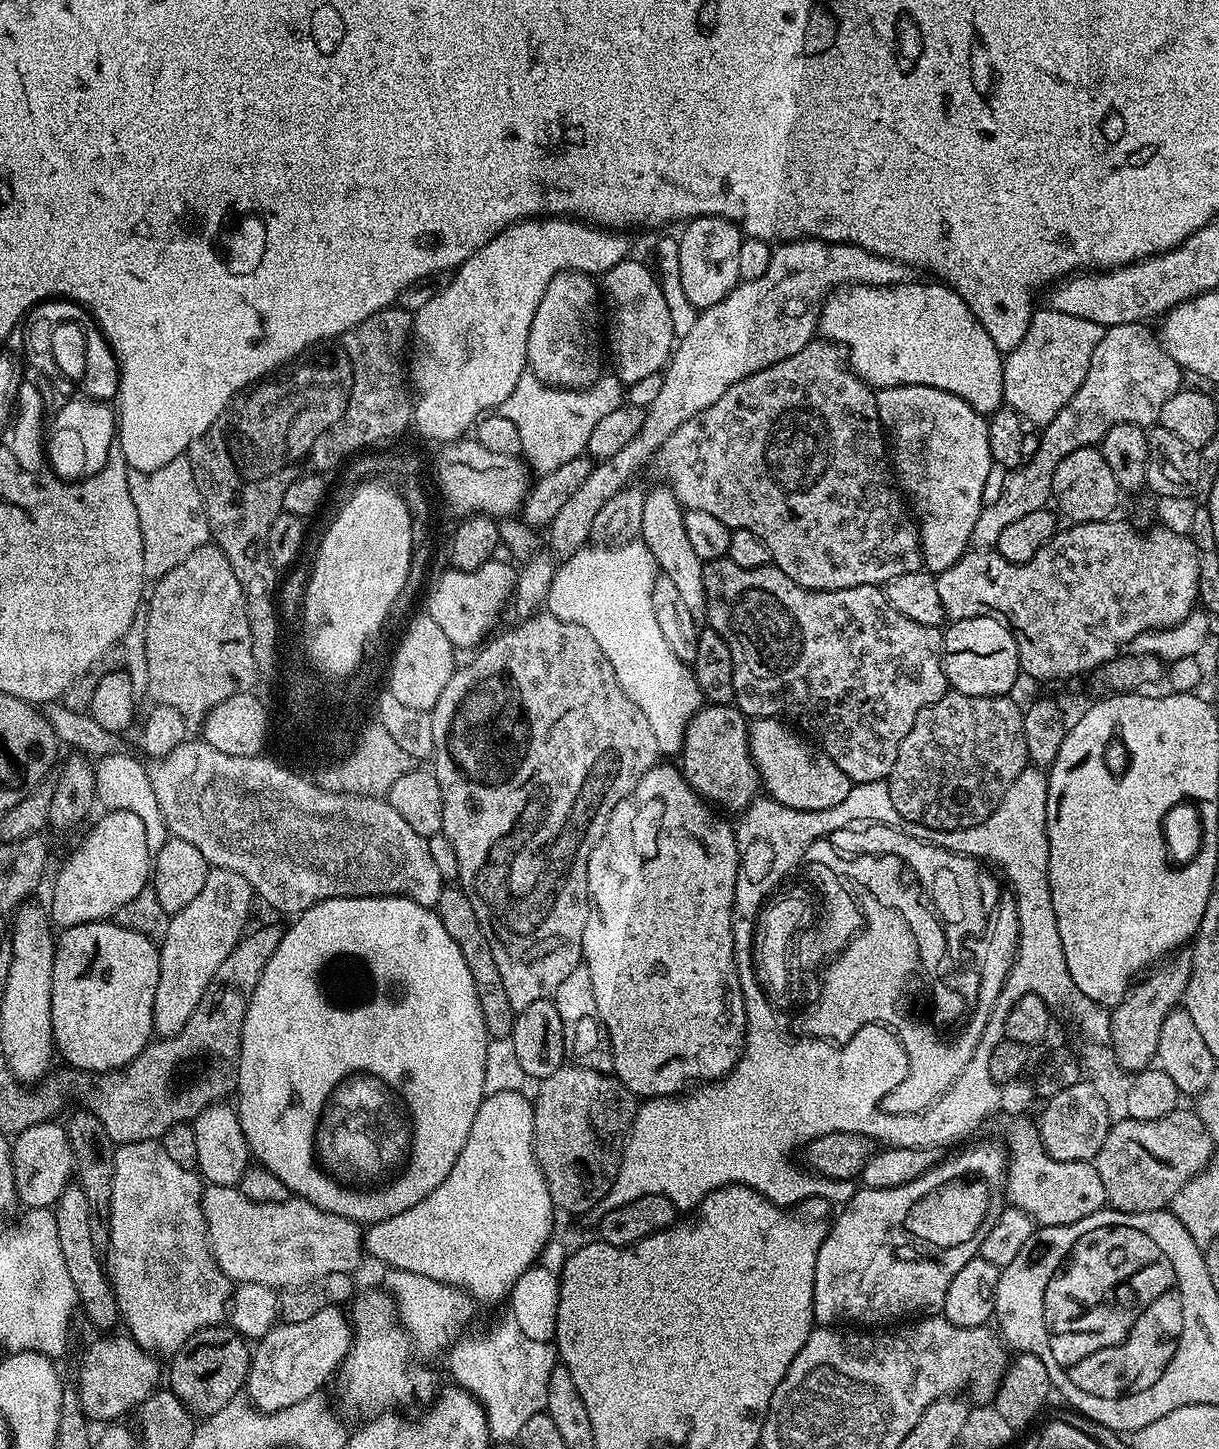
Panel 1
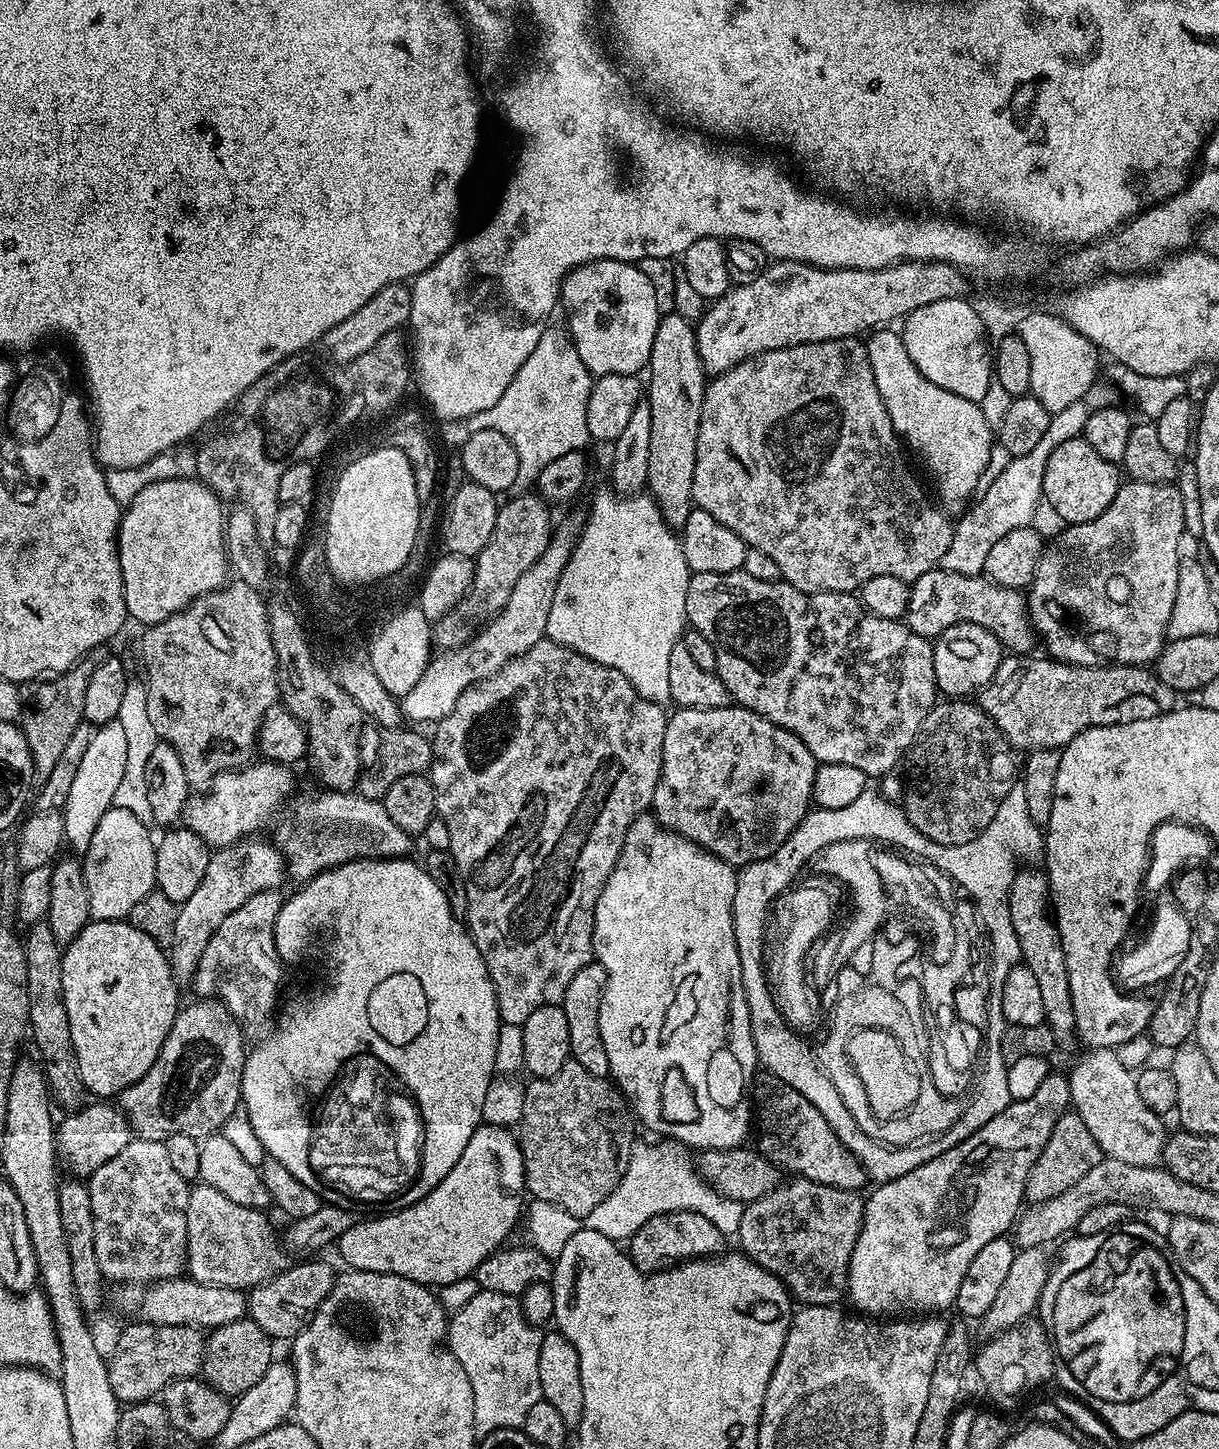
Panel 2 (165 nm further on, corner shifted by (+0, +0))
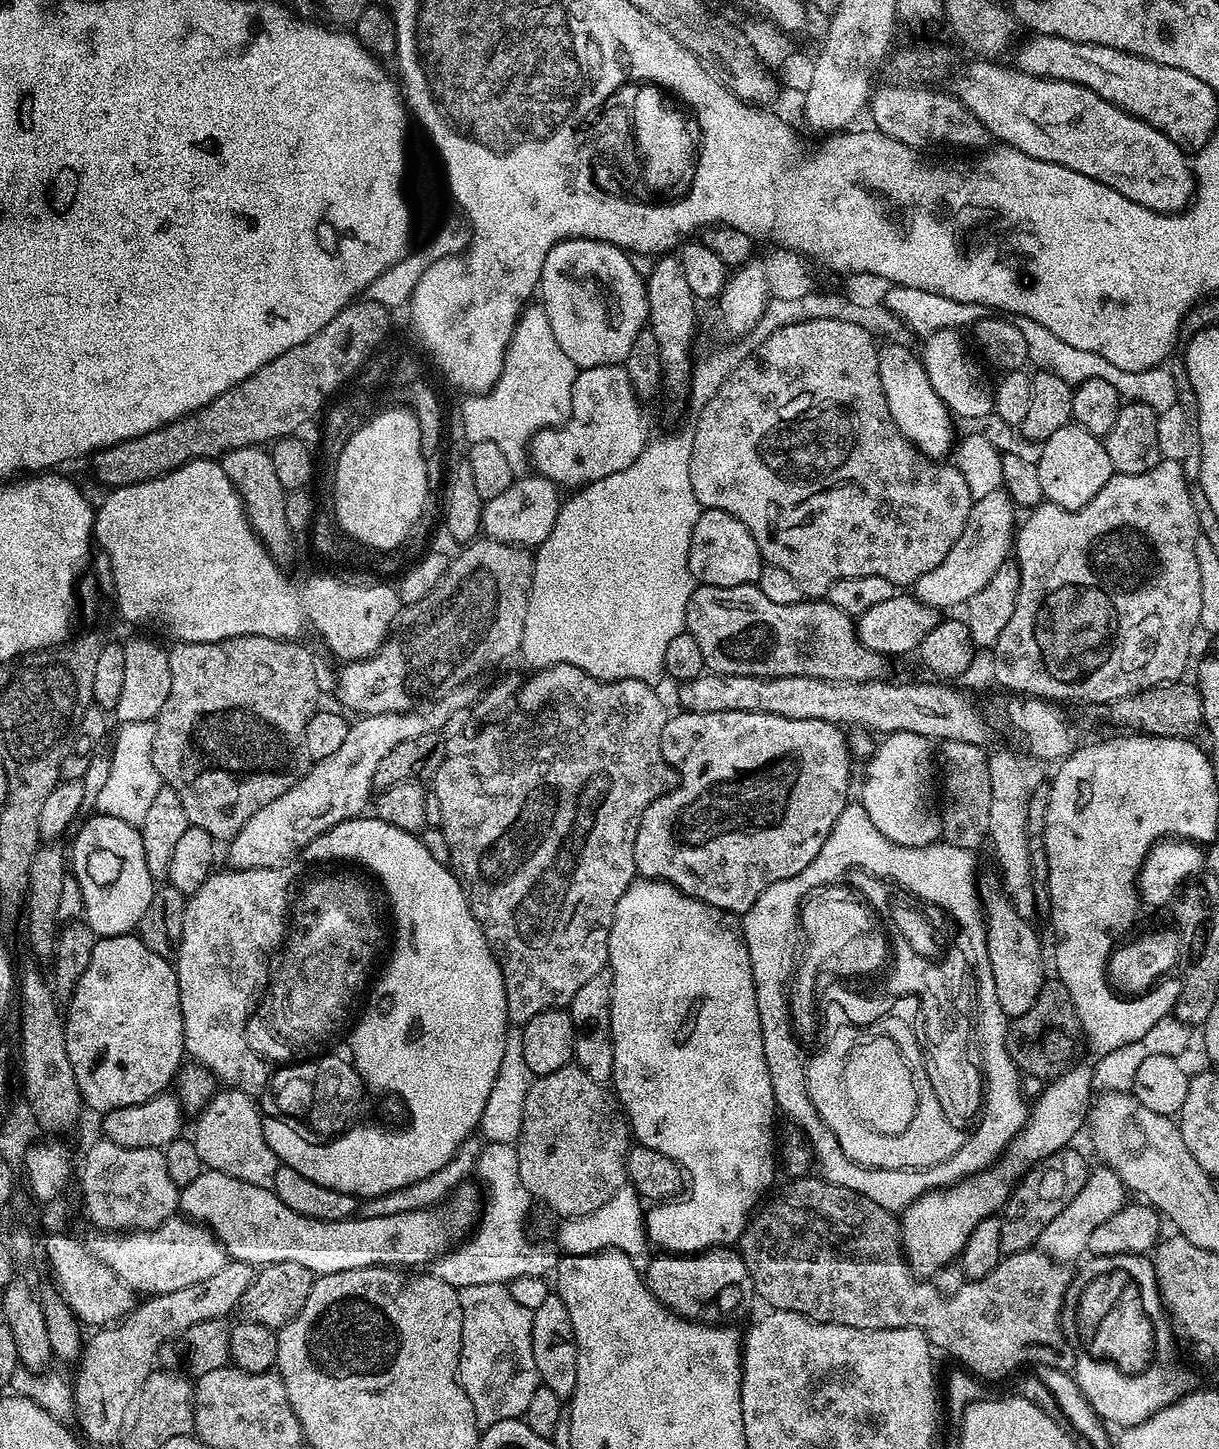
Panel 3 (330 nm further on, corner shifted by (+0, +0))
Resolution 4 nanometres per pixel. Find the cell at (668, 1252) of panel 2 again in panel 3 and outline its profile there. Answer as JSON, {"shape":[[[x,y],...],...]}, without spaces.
{"shape":[[[721,1246],[718,1248],[709,1248],[705,1251],[695,1254],[656,1254],[656,1257],[648,1264],[648,1269],[643,1269],[642,1275],[644,1277],[644,1283],[648,1285],[648,1289],[655,1294],[656,1299],[664,1305],[665,1308],[676,1313],[678,1316],[684,1317],[685,1320],[691,1320],[693,1322],[724,1322],[727,1316],[732,1316],[748,1299],[753,1299],[754,1289],[752,1287],[752,1279],[750,1278],[750,1270],[746,1270],[746,1262],[740,1257],[739,1251],[733,1250],[728,1246]]]}

